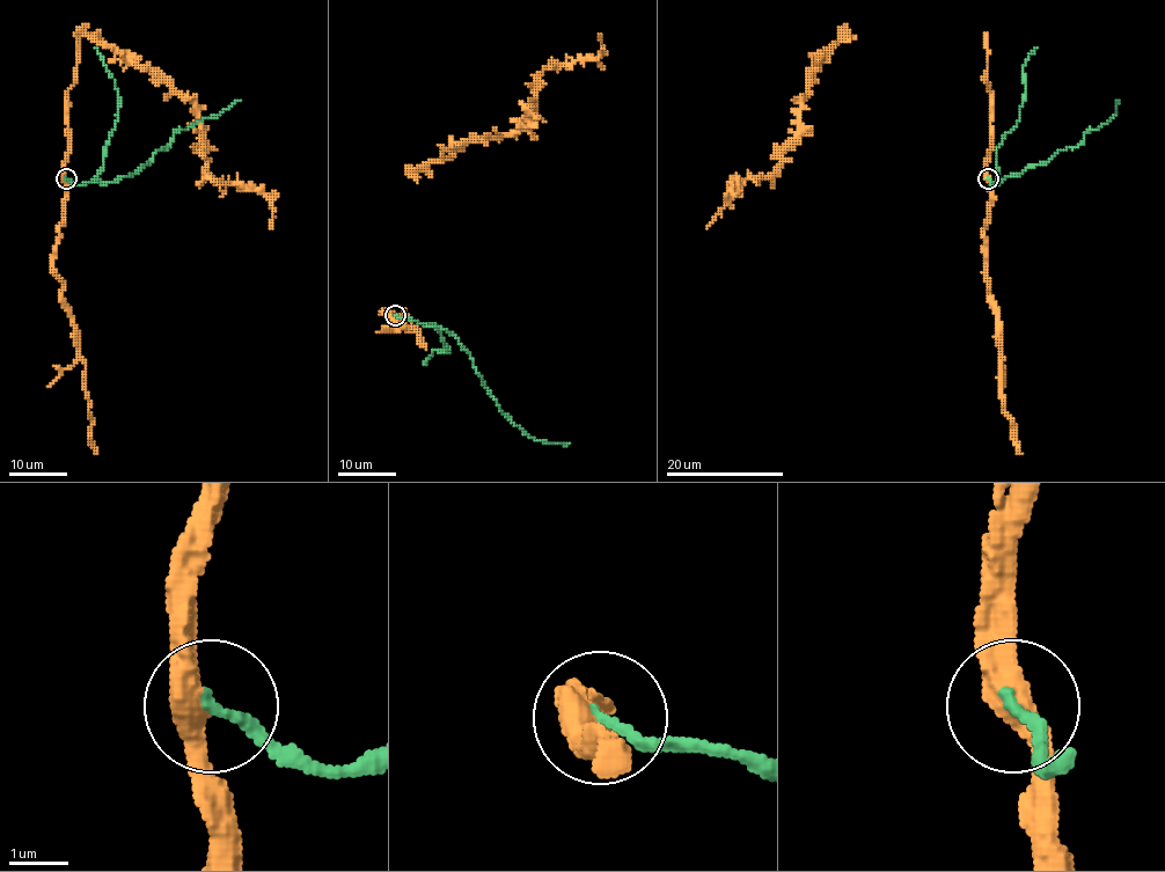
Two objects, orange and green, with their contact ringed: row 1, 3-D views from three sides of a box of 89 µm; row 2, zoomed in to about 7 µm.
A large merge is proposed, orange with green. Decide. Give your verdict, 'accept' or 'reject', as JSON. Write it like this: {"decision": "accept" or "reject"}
{"decision": "accept"}

